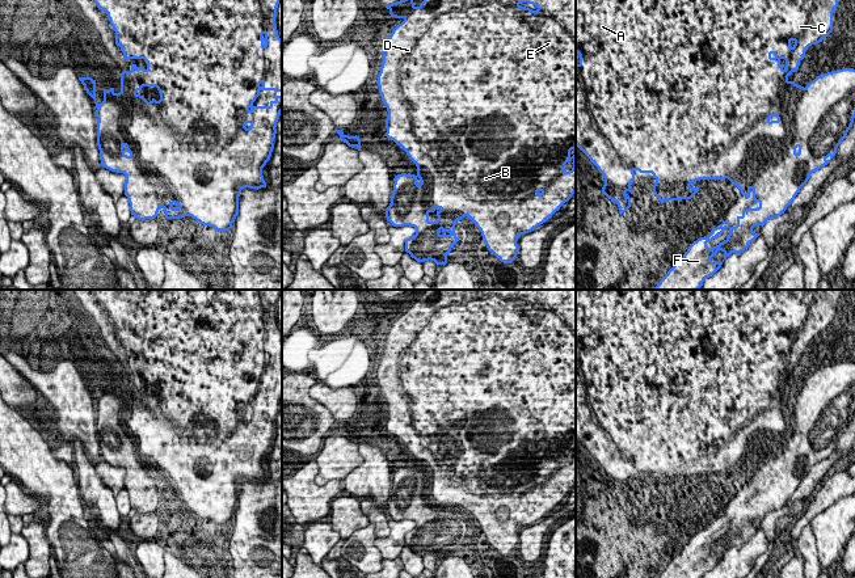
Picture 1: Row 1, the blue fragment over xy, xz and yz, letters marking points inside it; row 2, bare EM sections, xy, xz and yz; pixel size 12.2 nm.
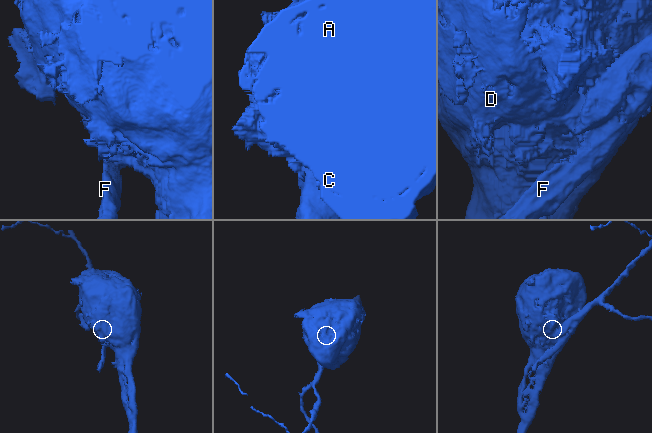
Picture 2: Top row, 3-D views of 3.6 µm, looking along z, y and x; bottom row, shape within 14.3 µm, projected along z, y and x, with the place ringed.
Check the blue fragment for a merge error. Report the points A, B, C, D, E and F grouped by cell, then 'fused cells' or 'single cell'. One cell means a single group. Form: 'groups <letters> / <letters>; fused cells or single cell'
groups A B C D E / F; fused cells

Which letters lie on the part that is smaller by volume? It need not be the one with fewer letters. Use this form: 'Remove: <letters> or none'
Remove: F

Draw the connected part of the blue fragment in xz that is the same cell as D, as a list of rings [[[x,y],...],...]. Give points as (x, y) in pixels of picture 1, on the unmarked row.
[[[408,290],[404,294],[387,299],[386,301],[389,304],[391,311],[404,313],[392,324],[386,343],[382,345],[383,355],[376,371],[382,395],[388,405],[388,410],[384,414],[387,422],[386,430],[403,442],[416,457],[417,471],[421,474],[417,484],[426,486],[428,495],[430,493],[433,494],[438,502],[437,509],[442,510],[446,505],[452,509],[468,510],[480,523],[488,544],[501,556],[511,557],[517,552],[519,544],[519,540],[517,539],[519,530],[531,526],[534,522],[551,512],[552,509],[576,486],[576,446],[573,450],[570,448],[572,443],[576,444],[576,290],[426,290],[418,300],[413,295],[413,290]]]

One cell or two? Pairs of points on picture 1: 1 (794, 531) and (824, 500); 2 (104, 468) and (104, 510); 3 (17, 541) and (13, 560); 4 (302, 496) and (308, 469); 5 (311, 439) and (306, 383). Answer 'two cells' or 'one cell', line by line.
1: one cell
2: two cells
3: one cell
4: one cell
5: one cell

